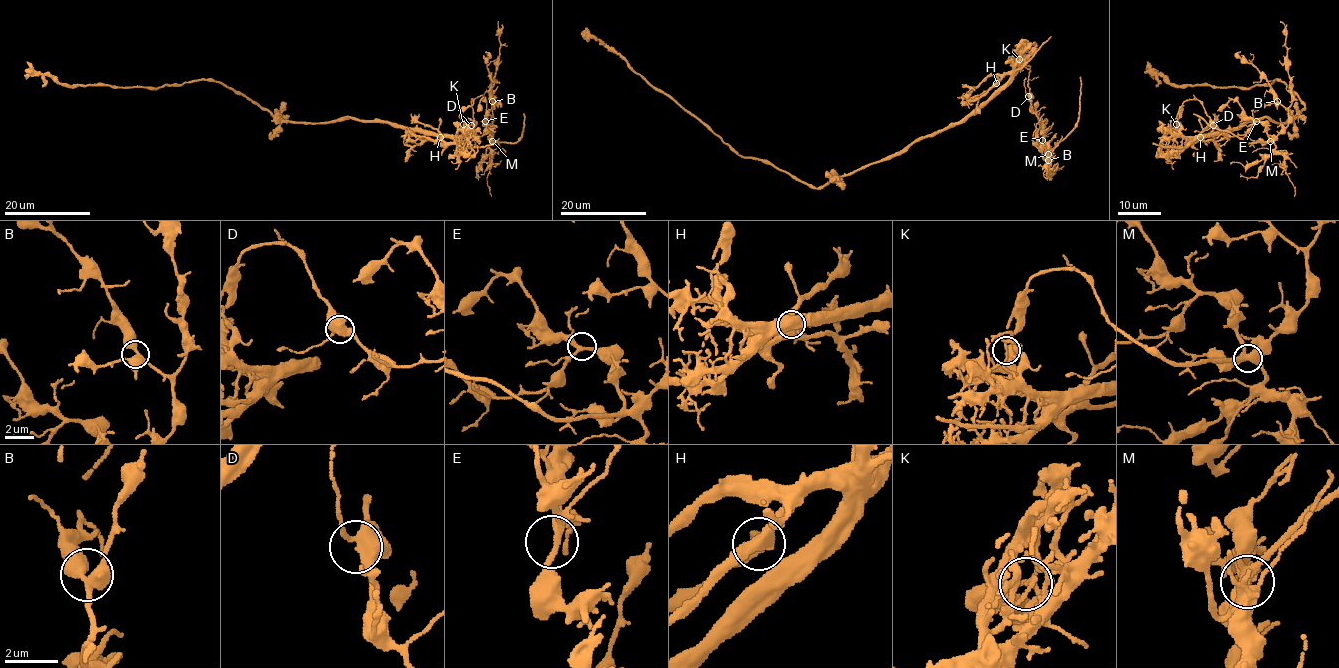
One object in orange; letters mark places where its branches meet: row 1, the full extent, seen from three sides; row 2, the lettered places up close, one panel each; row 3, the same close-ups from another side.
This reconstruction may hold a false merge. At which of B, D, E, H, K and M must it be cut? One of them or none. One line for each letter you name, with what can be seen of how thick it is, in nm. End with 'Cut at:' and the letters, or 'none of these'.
K: 100 nm
Cut at: K

